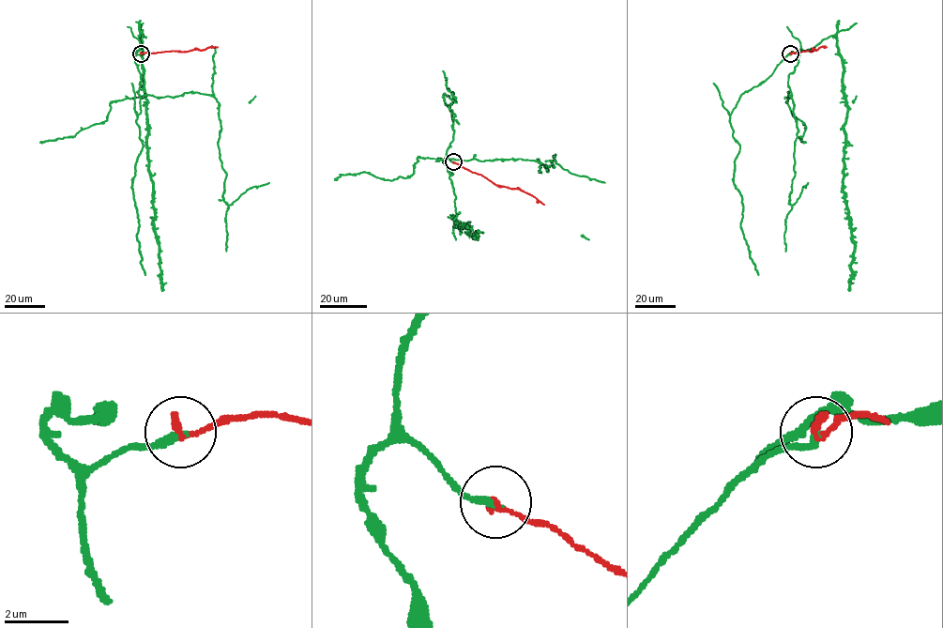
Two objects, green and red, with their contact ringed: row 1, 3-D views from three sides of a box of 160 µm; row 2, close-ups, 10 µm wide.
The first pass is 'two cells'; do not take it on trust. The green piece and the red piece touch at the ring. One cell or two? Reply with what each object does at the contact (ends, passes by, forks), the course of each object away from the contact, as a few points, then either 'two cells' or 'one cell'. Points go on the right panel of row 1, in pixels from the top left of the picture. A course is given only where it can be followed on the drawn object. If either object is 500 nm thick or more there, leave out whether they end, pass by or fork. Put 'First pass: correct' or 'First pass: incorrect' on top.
First pass: incorrect
green ends; red ends; course green (791, 53), (813, 48), (836, 34), (847, 108), (844, 127), (843, 191), (854, 244), (848, 291); course red (791, 53), (827, 47); one cell

